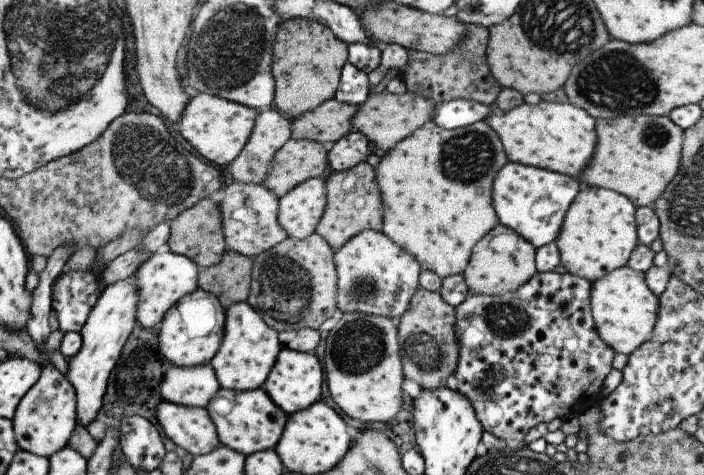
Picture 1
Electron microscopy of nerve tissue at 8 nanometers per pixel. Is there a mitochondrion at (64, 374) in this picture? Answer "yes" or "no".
no

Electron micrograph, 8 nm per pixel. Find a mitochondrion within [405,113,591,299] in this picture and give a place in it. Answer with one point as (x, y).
(466, 158)

